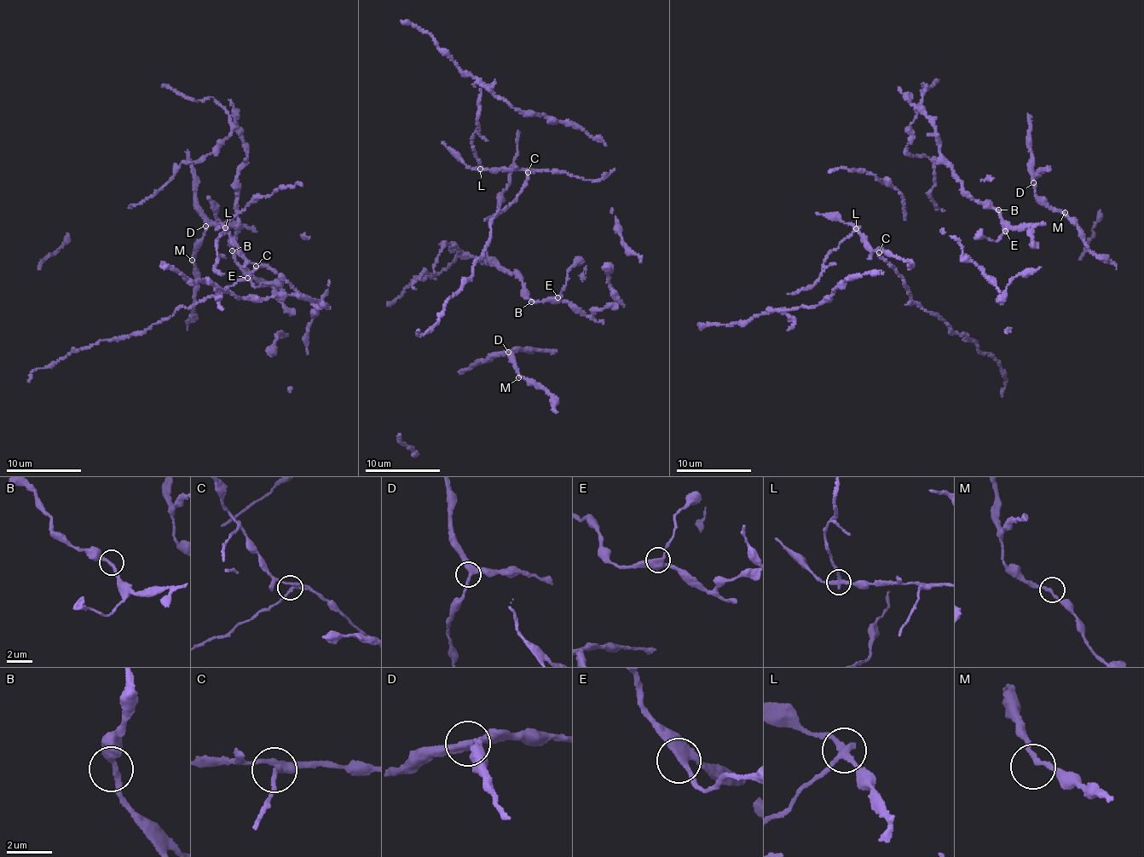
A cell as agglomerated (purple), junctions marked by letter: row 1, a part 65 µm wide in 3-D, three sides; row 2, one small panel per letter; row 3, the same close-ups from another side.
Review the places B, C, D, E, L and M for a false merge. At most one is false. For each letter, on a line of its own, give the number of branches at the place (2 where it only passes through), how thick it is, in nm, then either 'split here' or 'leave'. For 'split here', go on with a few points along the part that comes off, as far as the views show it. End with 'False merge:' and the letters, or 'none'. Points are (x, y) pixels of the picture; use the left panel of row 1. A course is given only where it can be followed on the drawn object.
B: 2 | 240 nm | leave
C: 3 | 260 nm | leave
D: 3 | 320 nm | leave
E: 3 | 360 nm | leave
L: 3 | 240 nm | split here | (225, 227), (215, 242), (217, 263), (215, 268), (222, 273)
M: 2 | 220 nm | leave
False merge: L

